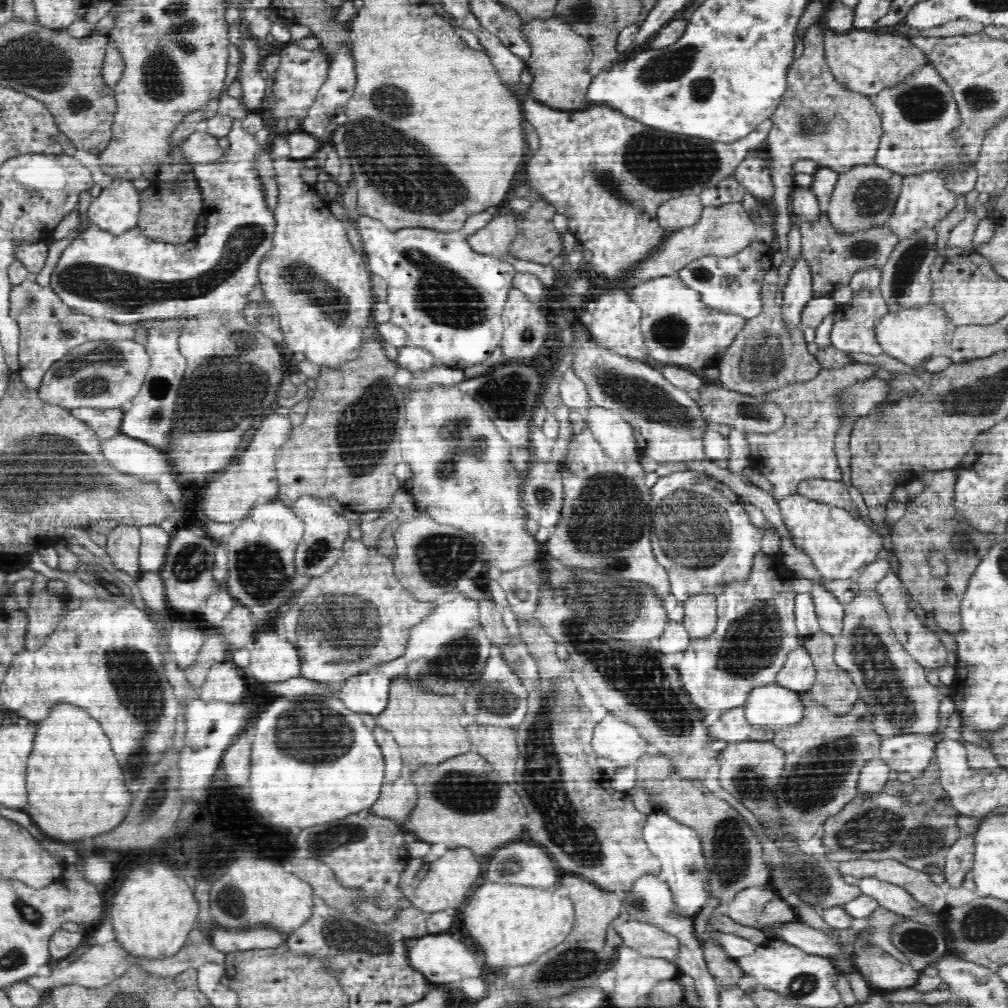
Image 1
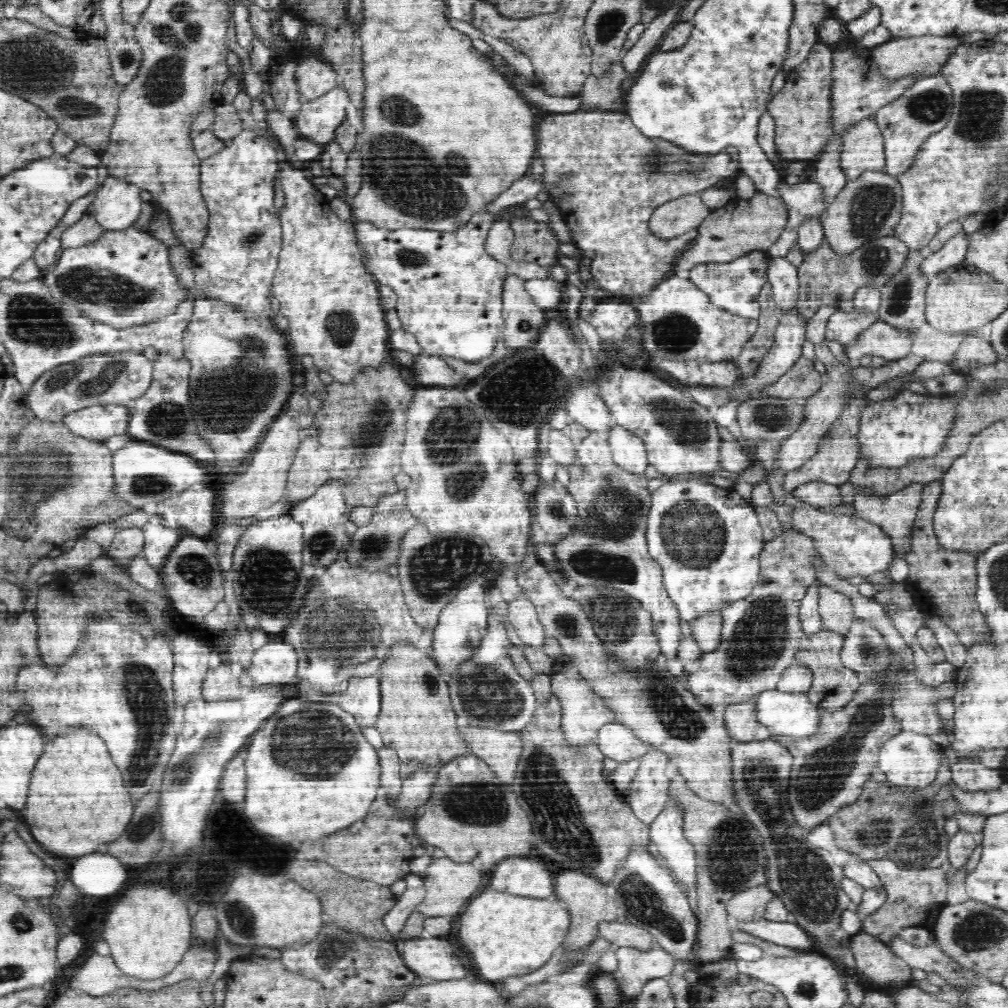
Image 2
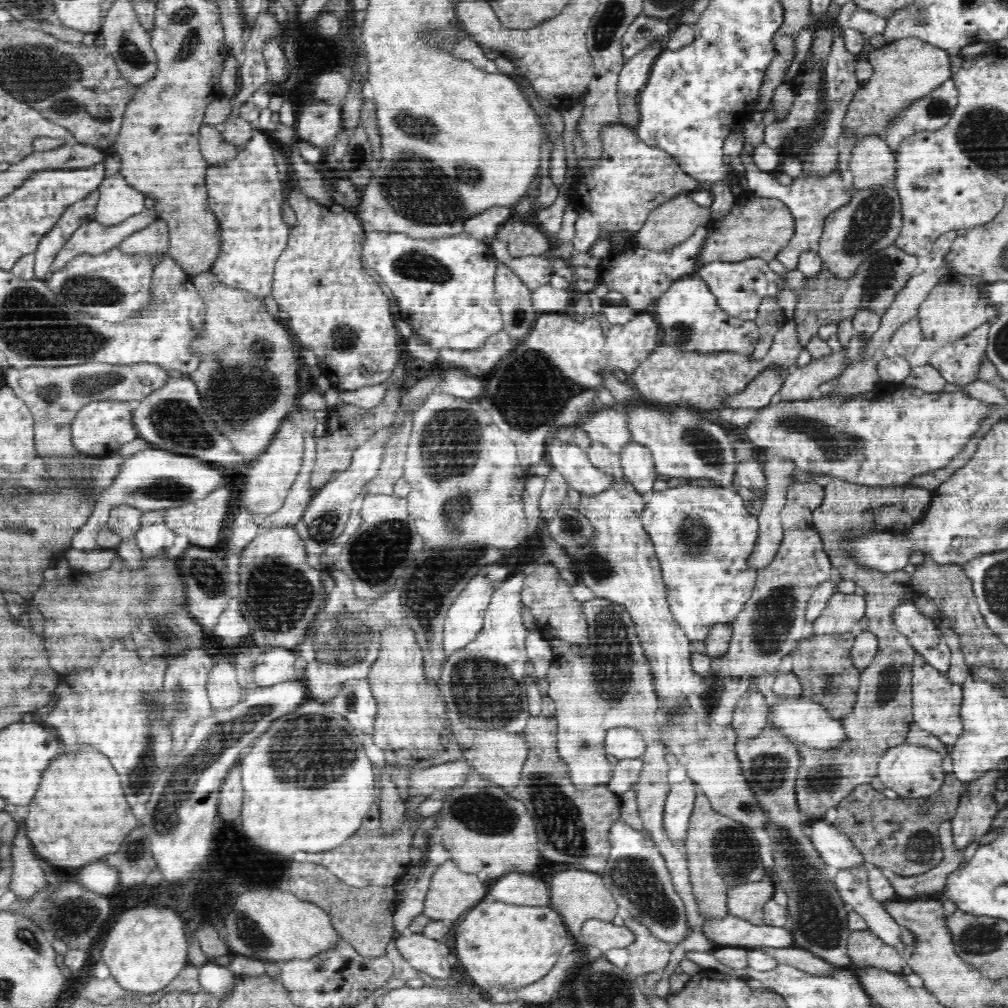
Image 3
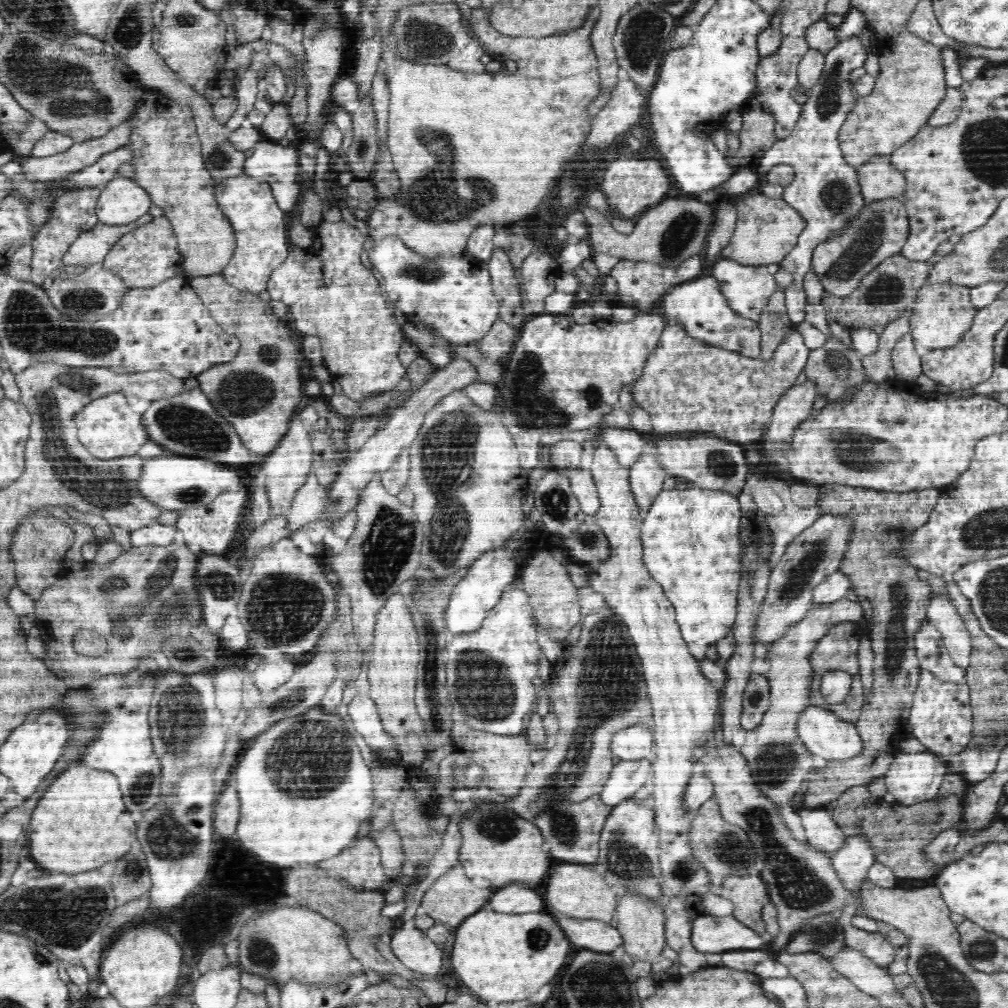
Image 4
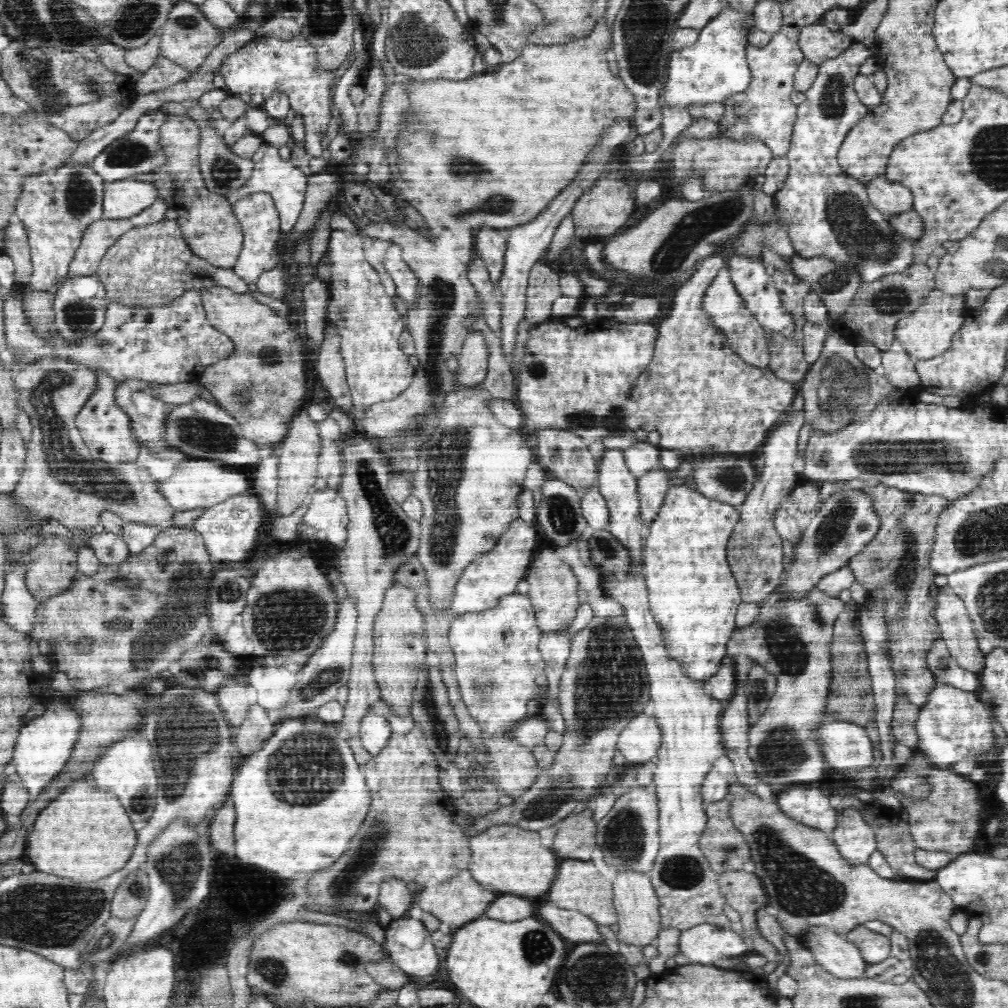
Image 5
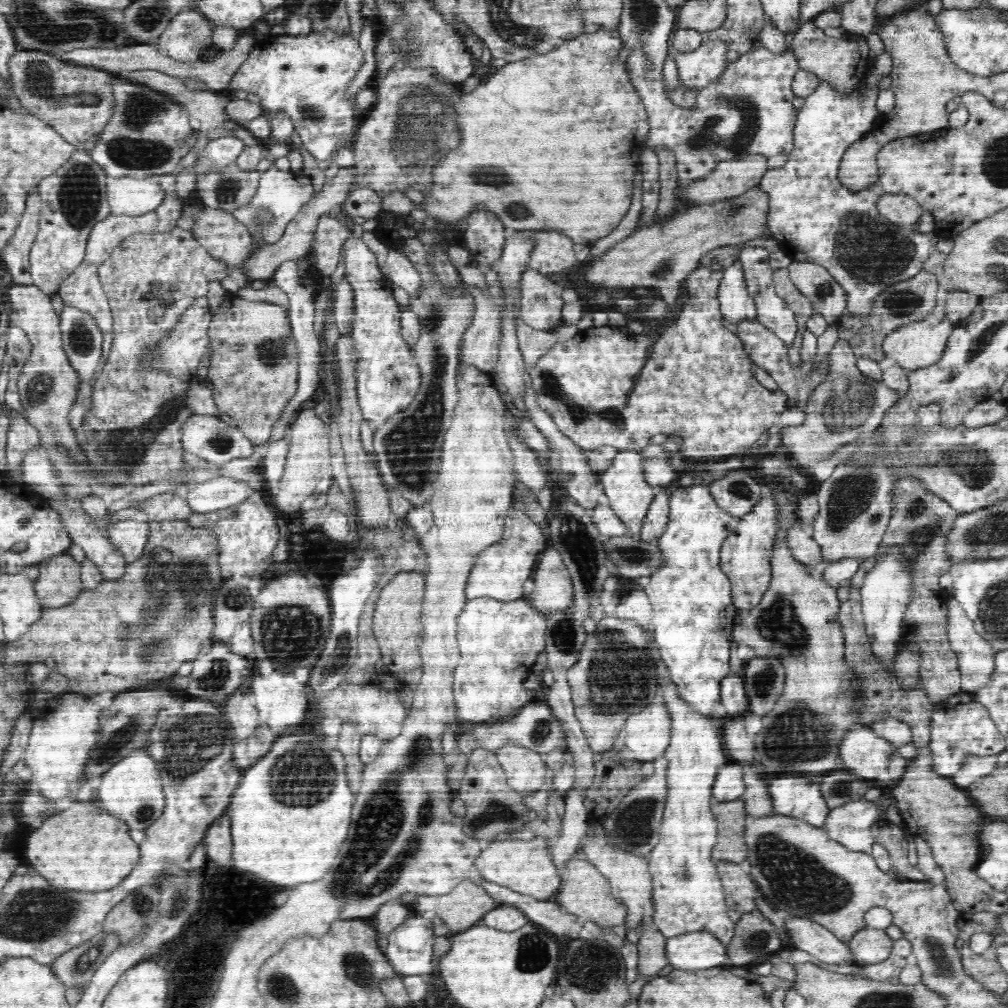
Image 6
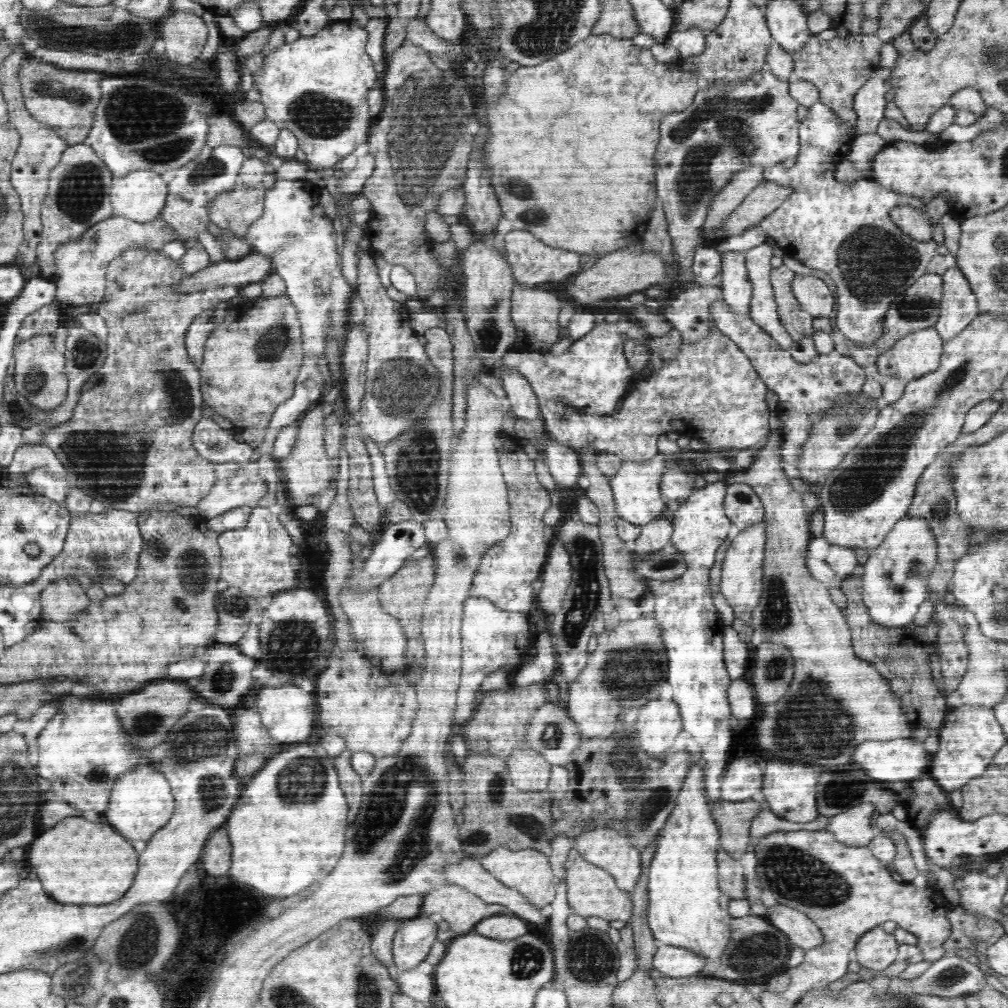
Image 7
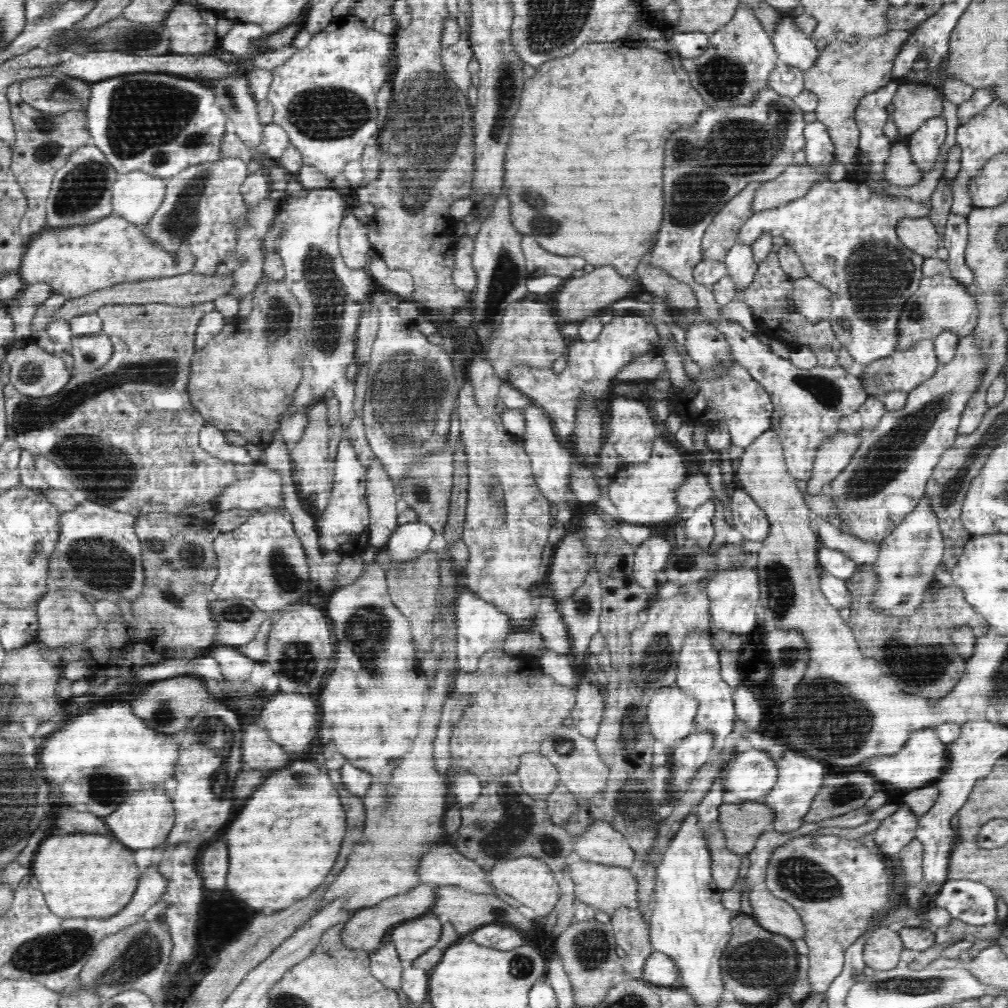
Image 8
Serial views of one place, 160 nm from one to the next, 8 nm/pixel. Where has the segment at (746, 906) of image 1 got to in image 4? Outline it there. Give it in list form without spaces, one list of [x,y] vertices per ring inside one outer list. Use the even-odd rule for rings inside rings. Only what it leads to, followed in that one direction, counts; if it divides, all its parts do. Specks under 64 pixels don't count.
[[[758,874],[726,877],[720,888],[713,888],[716,896],[722,896],[732,902],[733,916],[745,923],[758,934],[766,936],[767,930],[762,922],[764,902],[769,902],[769,893],[765,882]]]

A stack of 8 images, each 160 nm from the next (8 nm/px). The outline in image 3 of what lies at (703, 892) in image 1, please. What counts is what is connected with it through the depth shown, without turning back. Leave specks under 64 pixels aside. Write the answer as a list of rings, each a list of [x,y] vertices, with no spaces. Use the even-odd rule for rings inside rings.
[[[690,780],[671,786],[664,806],[664,831],[672,842],[684,839],[689,829],[692,808],[694,808],[694,784]]]

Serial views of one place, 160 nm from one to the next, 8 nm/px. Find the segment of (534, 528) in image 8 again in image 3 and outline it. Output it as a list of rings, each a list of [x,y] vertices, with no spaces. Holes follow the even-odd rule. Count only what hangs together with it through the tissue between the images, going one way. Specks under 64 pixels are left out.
[[[486,574],[474,575],[466,590],[456,598],[446,614],[444,624],[444,650],[446,654],[464,648],[482,630],[485,610],[490,604],[497,583],[490,581]]]

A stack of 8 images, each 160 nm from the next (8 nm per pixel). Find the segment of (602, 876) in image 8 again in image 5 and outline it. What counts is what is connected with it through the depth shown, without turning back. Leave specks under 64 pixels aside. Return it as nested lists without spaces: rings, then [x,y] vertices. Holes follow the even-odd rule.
[[[577,859],[559,862],[560,868],[555,875],[554,884],[551,884],[546,899],[554,902],[560,908],[566,910],[577,910],[589,916],[597,924],[616,924],[618,915],[613,903],[613,885],[606,881],[598,872],[592,861],[580,862]]]

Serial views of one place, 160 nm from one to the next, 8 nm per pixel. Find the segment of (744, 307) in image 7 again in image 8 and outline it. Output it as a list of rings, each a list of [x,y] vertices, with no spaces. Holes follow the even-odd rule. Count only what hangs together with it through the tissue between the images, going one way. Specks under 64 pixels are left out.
[[[738,243],[728,250],[725,266],[738,293],[744,293],[749,288],[759,268],[755,263],[751,246]]]

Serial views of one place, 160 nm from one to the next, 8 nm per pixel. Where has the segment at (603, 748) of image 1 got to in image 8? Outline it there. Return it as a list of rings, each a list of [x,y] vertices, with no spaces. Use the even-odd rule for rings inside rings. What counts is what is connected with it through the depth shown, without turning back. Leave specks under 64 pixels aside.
[[[662,688],[647,707],[650,738],[662,742],[662,746],[674,746],[694,731],[698,701],[678,688]]]

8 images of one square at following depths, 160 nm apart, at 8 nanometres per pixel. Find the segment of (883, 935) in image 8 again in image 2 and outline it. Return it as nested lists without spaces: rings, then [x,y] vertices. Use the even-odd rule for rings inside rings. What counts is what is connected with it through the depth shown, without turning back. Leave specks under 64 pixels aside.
[[[864,933],[851,935],[848,946],[855,958],[855,970],[869,981],[888,986],[895,982],[909,984],[912,980],[912,969],[875,936]]]

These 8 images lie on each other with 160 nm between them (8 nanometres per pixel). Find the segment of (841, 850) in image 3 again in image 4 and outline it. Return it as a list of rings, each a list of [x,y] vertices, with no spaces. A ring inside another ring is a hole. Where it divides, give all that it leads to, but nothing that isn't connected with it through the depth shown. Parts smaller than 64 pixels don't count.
[[[802,808],[796,814],[806,830],[808,845],[826,852],[829,856],[834,856],[842,848],[847,834],[832,819],[830,809]]]

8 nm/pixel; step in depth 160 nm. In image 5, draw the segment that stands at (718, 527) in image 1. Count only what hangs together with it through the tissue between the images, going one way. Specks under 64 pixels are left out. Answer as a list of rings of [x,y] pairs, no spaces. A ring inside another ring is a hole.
[[[670,484],[662,505],[650,524],[643,548],[642,563],[646,570],[646,586],[650,586],[650,606],[654,606],[654,614],[662,618],[662,626],[670,626],[670,650],[686,662],[684,669],[694,674],[690,677],[702,678],[702,682],[706,682],[718,672],[722,658],[726,656],[726,642],[737,628],[735,614],[741,603],[741,594],[726,558],[727,544],[740,514],[732,503],[712,499],[685,484]]]

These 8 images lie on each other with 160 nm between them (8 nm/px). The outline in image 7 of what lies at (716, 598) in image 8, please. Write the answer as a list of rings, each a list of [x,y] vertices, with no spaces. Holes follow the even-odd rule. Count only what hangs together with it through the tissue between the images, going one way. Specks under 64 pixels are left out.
[[[764,522],[752,524],[733,534],[733,539],[725,552],[725,559],[721,565],[720,586],[726,602],[732,606],[735,618],[742,622],[749,622],[751,614],[759,603],[763,591],[763,560],[766,542]]]

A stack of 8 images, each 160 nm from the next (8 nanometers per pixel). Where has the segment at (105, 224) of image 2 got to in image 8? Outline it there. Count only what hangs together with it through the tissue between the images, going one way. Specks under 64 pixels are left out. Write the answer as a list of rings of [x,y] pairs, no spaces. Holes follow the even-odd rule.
[[[138,169],[119,175],[111,191],[114,214],[120,214],[134,225],[145,224],[162,204],[166,183],[165,179]]]

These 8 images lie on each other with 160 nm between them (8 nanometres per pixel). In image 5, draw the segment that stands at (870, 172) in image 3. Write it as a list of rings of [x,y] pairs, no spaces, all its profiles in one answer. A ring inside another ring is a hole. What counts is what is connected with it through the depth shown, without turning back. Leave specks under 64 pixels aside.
[[[876,175],[865,185],[869,201],[889,217],[900,211],[914,208],[911,190],[901,185],[901,182],[890,181],[885,175]]]

